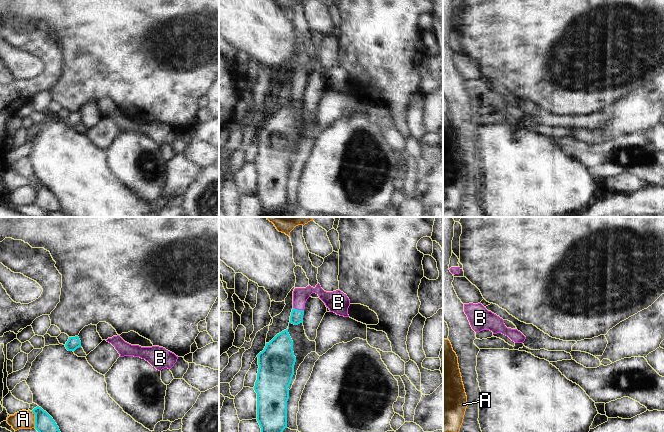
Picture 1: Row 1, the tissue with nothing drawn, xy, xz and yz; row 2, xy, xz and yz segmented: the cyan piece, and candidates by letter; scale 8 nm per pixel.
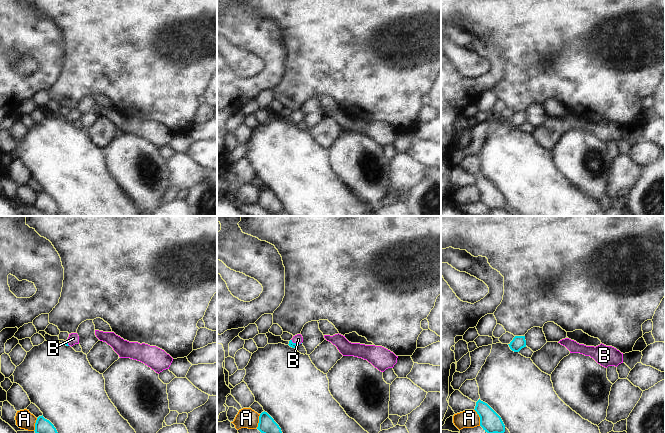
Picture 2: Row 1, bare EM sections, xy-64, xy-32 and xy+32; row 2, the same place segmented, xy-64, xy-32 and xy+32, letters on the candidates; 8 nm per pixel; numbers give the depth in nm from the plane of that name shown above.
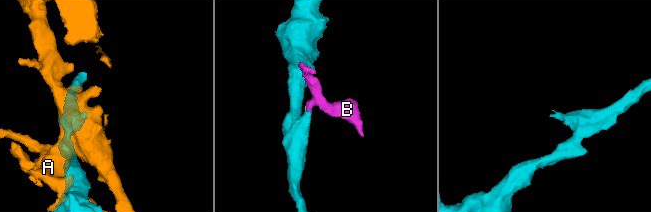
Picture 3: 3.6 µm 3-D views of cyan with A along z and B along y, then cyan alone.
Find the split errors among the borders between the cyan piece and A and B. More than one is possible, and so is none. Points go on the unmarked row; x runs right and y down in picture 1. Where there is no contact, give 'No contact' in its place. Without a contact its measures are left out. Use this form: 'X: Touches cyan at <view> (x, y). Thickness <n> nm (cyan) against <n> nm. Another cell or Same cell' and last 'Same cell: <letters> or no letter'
A: Touches cyan at xy (35, 195). Thickness 160 nm (cyan) against 150 nm. Another cell
B: Touches cyan at xz (297, 85). Thickness 100 nm (cyan) against 130 nm. Same cell
Same cell: B.

